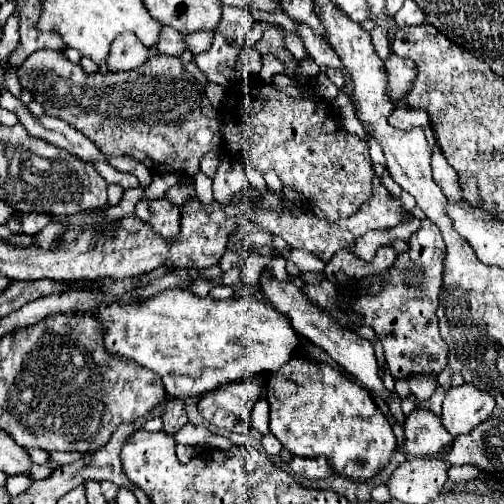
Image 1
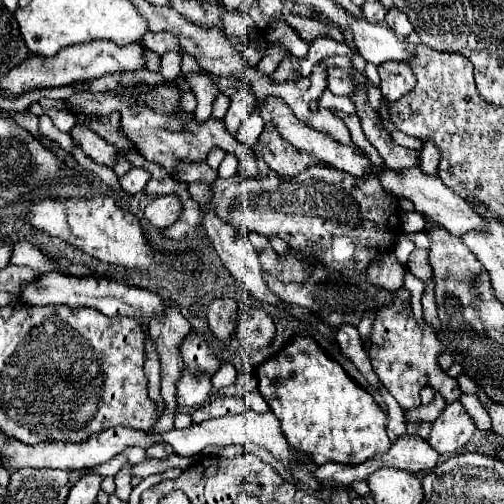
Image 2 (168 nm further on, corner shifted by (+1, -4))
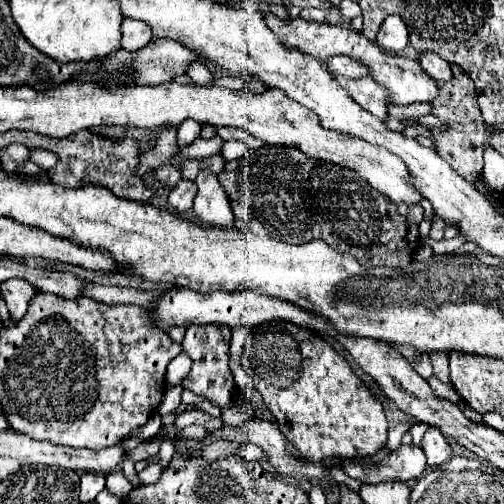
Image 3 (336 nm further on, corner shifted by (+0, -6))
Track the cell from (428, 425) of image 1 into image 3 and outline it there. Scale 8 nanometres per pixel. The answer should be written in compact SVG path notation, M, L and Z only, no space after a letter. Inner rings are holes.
M402 444L386 460L378 464L362 464L362 482L382 480L418 480L426 470L426 454L420 446Z

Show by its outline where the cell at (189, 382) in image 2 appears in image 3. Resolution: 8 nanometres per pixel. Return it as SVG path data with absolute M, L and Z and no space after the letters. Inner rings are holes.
M176 386L176 388L168 388L166 390L166 396L162 400L162 404L158 406L158 412L160 414L170 414L174 412L178 406L180 406L180 396L182 396L182 386Z

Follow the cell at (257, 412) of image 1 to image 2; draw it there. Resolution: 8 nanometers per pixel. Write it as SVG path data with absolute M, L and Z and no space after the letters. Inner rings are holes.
M247 392L243 398L245 398L247 408L249 408L249 410L253 410L253 412L267 412L267 410L269 410L267 402L261 398L261 394L259 394L259 392Z

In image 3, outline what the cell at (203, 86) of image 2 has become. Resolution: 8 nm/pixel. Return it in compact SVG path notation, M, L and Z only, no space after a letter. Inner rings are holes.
M184 120L178 126L178 146L184 148L184 146L192 144L200 136L200 128L202 128L202 124L198 124L196 120Z

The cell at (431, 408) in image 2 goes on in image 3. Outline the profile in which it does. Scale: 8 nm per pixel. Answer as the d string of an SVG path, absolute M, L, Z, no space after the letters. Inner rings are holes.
M394 424L394 426L388 430L386 448L390 448L392 452L398 450L398 446L400 446L400 436L402 436L404 432L408 432L408 428L410 428L410 424Z

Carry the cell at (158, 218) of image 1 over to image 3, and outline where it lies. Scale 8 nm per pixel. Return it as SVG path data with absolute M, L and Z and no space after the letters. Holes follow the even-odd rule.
M180 180L170 196L168 196L168 204L170 208L176 212L176 214L184 214L192 208L192 200L196 196L196 184L194 182L188 182L188 180Z

